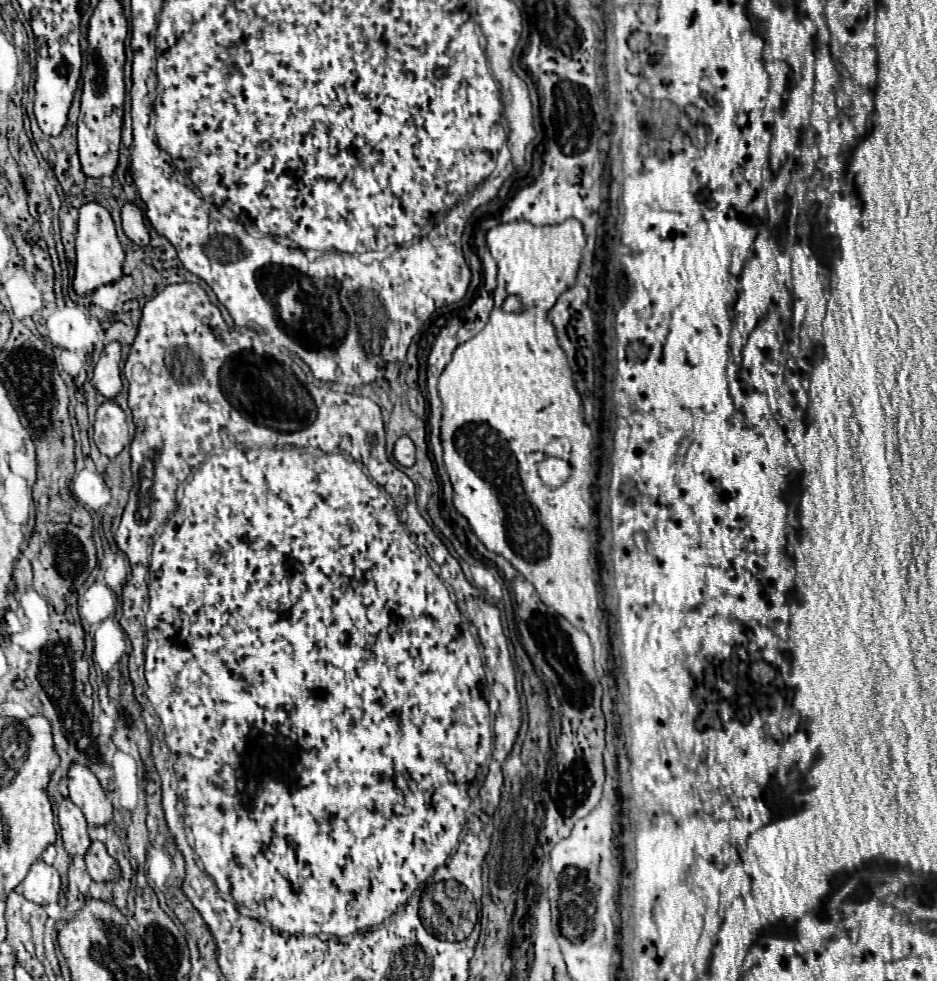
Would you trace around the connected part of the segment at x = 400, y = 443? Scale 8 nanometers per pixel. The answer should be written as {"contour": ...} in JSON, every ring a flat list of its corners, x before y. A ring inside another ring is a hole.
{"contour":[[401,436,395,444,395,460,403,466,413,466,415,464,415,444,409,436]]}

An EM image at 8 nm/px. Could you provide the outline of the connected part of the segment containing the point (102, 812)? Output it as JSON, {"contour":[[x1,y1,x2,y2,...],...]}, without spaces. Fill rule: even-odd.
{"contour":[[73,764,67,774,69,798,79,806,91,826,107,826,113,818,113,806,105,796,97,776,81,764]]}

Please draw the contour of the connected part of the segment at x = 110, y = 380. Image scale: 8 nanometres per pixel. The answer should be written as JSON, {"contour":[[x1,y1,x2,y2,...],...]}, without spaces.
{"contour":[[111,342,103,348,101,358,95,366,95,374,93,374,93,386,105,398,113,398,123,386,121,374,119,374,119,364,121,364,121,344]]}

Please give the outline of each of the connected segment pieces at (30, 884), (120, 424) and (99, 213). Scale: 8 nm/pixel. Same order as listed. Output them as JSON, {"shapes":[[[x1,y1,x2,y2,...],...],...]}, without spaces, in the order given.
{"shapes":[[[37,860,23,880,23,896,35,904,45,906,49,902,57,902,59,894,61,894,59,872,53,866,45,864,43,860]],[[107,400,97,408,93,440,97,448,109,458,115,458,125,448,125,444,131,442,127,432,127,418,119,404]],[[87,202,79,208,79,230,75,248,77,248,77,264,75,264,73,288,79,296,95,290,101,284,111,284,123,274,121,264,125,260,125,252,115,234,115,224,109,210,99,202]]]}

